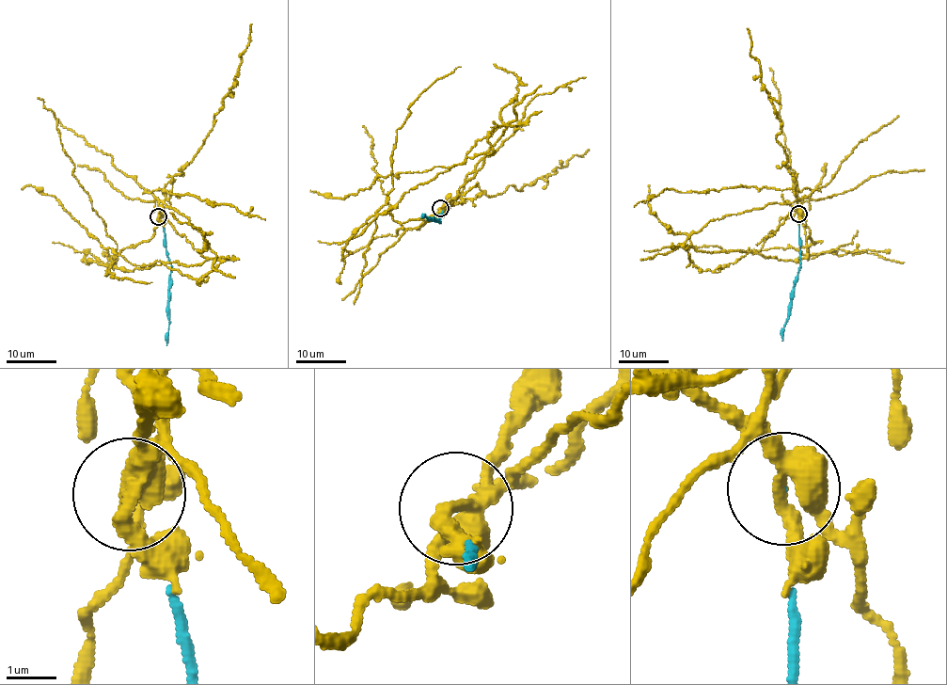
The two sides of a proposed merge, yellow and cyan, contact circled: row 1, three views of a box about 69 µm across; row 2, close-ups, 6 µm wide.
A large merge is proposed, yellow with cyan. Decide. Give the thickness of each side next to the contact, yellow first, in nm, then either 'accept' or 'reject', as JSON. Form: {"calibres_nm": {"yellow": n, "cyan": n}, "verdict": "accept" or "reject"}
{"calibres_nm": {"yellow": 320, "cyan": 20}, "verdict": "reject"}

